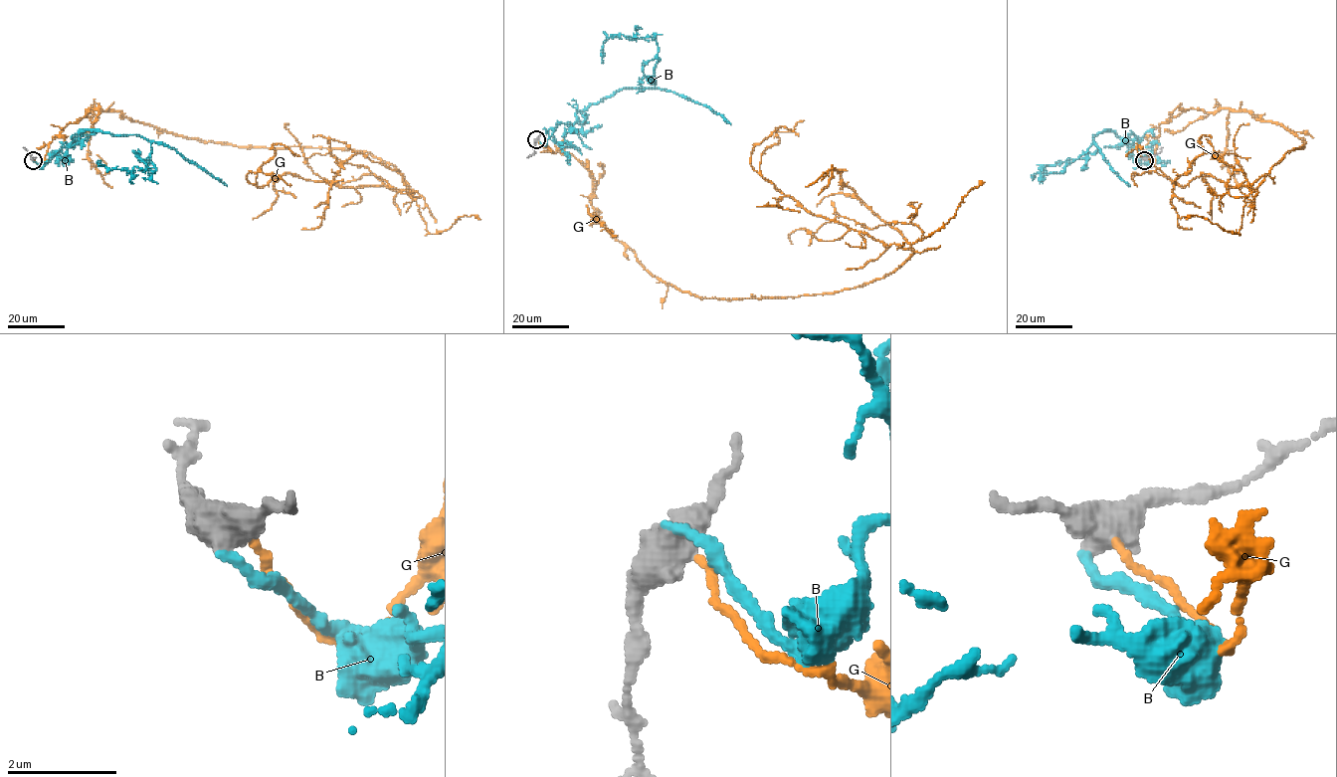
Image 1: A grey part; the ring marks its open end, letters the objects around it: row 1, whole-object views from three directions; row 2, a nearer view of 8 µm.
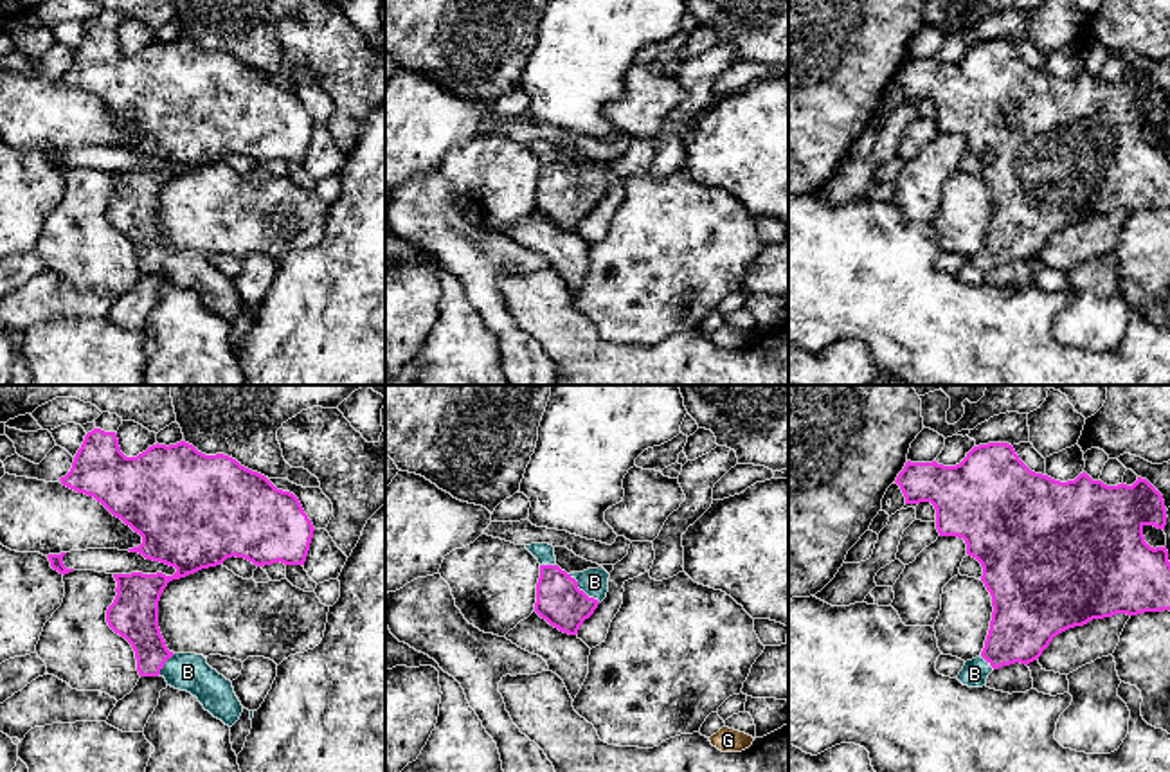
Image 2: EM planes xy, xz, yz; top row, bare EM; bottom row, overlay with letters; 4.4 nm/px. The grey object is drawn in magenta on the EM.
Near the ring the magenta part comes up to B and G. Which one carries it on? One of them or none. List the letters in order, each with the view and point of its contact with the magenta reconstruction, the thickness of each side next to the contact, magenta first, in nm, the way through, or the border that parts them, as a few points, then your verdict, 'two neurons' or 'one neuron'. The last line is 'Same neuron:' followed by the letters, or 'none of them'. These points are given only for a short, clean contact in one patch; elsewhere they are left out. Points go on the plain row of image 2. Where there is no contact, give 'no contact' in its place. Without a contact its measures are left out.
B: xz (582, 188) | 200/130 nm | across xz (558, 197), (569, 197), (582, 188), (594, 179) | one neuron
G: no contact | two neurons
Same neuron: B

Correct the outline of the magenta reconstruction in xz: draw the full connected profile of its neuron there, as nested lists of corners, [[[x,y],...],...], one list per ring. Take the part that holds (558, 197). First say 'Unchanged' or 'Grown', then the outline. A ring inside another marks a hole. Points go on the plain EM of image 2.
Grown. [[[531,140],[526,146],[540,160],[535,209],[560,229],[576,232],[607,194],[610,171],[603,164],[567,171],[556,162],[553,142]]]

